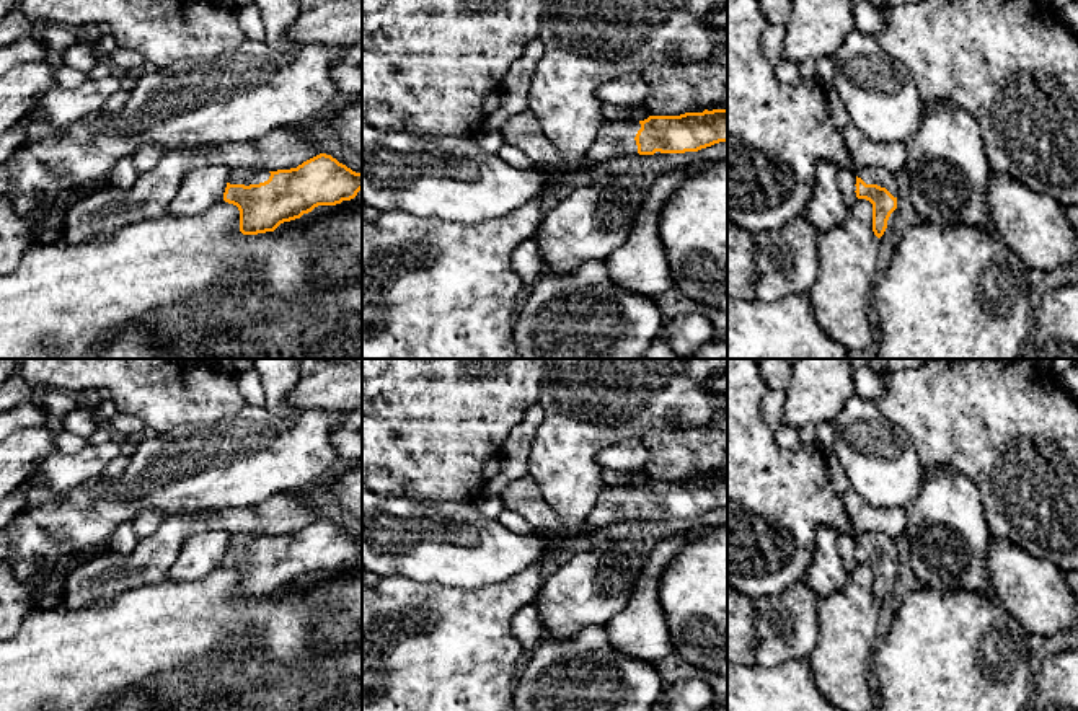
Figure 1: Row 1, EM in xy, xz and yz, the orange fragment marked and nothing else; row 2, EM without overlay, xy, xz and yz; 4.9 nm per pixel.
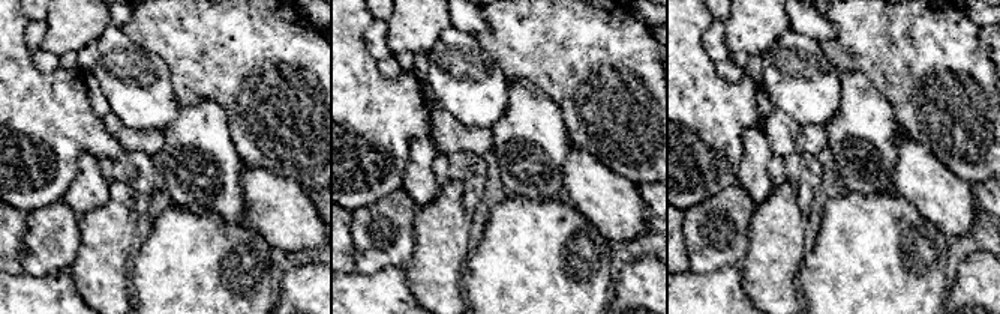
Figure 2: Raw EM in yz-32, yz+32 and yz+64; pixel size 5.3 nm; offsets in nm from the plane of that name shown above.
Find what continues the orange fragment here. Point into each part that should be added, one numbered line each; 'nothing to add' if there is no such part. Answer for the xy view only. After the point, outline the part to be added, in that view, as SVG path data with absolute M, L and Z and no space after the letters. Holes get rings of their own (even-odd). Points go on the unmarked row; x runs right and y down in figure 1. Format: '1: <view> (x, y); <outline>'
1: xy (240, 540); M245 532L233 533L228 541L230 550L259 550L267 546L271 538L267 535L251 535Z

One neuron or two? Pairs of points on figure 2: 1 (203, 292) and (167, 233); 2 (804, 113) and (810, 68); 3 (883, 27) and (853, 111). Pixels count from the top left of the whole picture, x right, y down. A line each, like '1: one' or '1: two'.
1: one
2: one
3: two

